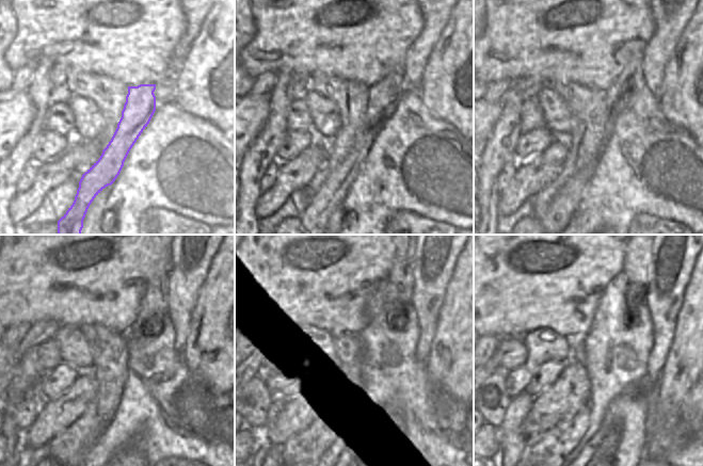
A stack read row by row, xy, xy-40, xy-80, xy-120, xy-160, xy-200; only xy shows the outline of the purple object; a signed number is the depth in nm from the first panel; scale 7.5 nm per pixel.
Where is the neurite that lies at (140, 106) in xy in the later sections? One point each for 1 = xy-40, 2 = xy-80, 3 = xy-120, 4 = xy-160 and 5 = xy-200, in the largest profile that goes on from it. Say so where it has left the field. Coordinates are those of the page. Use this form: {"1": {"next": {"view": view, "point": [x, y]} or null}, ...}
{"1": {"next": {"view": "xy-40", "point": [383, 96]}}, "2": {"next": {"view": "xy-80", "point": [565, 203]}}, "3": {"next": {"view": "xy-120", "point": [154, 304]}}, "4": {"next": {"view": "xy-160", "point": [398, 286]}}, "5": {"next": {"view": "xy-200", "point": [637, 256]}}}

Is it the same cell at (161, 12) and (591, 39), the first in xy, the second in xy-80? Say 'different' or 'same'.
same

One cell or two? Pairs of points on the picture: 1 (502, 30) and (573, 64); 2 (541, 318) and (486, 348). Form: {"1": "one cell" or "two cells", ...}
{"1": "one cell", "2": "two cells"}

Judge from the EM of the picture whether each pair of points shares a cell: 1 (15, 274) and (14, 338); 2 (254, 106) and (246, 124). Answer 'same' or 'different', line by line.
1: different
2: same

